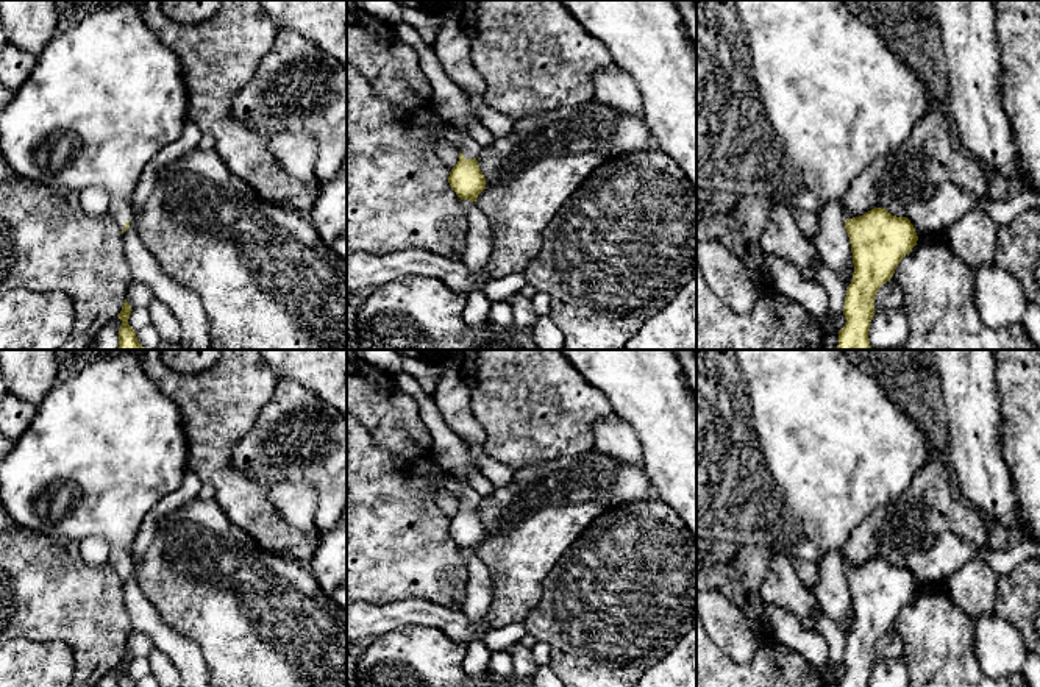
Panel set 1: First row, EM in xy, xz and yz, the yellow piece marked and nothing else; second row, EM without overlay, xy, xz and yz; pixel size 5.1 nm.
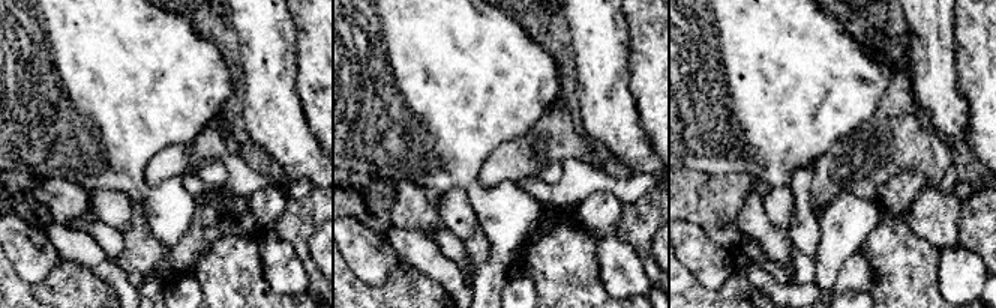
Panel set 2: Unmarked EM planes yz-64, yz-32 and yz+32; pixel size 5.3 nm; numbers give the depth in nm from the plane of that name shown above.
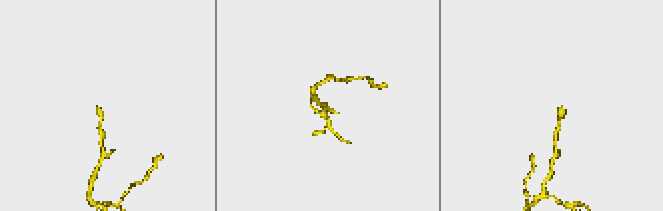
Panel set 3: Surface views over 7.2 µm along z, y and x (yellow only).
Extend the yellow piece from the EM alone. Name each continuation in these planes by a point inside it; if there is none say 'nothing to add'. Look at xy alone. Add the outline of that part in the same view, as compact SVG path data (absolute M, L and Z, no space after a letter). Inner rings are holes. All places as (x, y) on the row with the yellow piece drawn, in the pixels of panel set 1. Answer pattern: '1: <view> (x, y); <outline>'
1: xy (106, 94); M126 3L103 6L84 16L73 27L69 27L61 33L55 33L55 36L41 50L41 53L37 55L36 67L22 83L20 89L12 94L11 101L0 111L0 153L8 166L19 175L19 178L62 189L105 189L109 195L108 212L120 226L120 230L123 230L125 223L131 219L131 197L136 190L144 169L162 147L172 144L181 136L187 117L189 98L187 87L183 80L181 62L176 55L159 41L156 33L145 25L145 22L142 20L142 8L136 8Z

